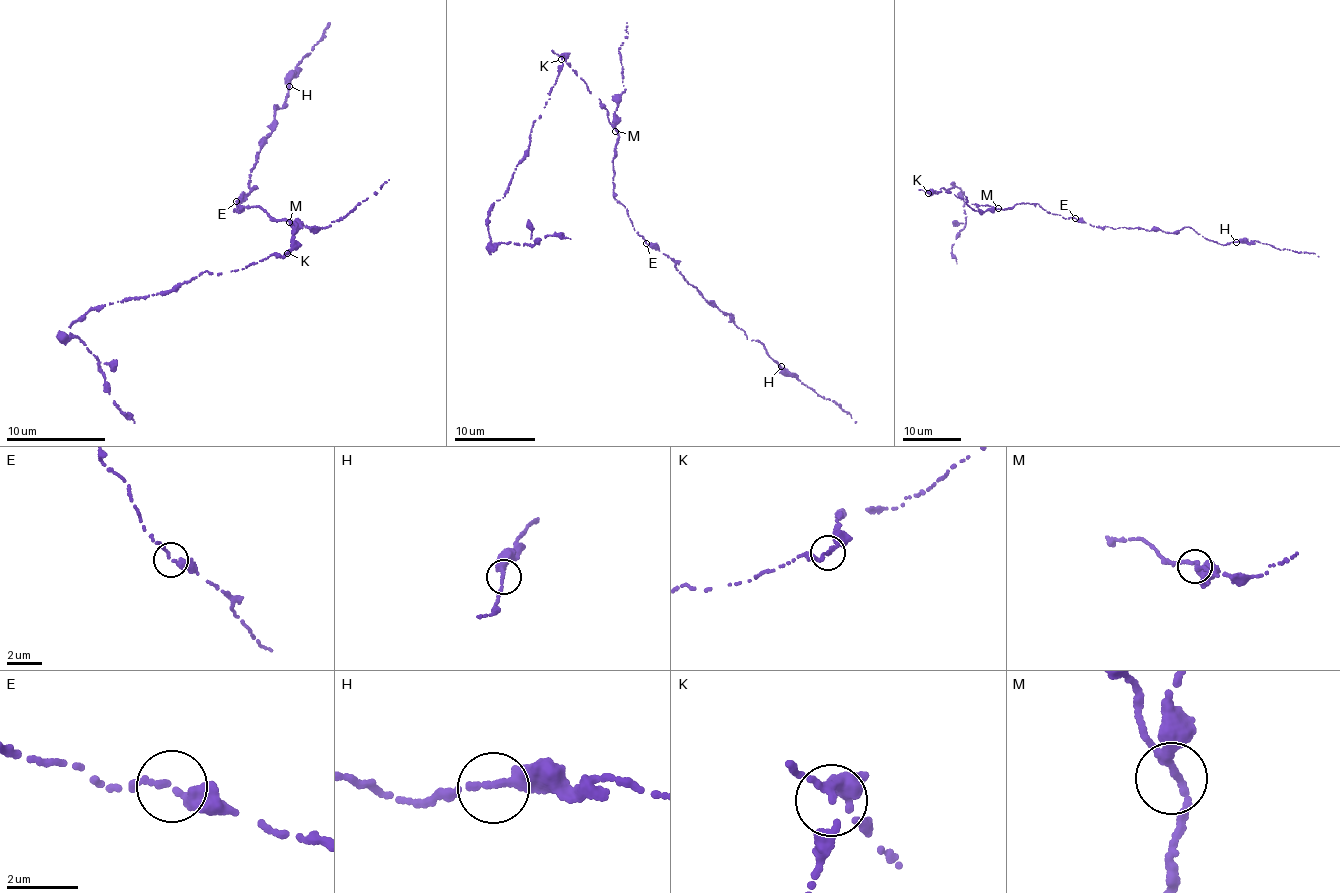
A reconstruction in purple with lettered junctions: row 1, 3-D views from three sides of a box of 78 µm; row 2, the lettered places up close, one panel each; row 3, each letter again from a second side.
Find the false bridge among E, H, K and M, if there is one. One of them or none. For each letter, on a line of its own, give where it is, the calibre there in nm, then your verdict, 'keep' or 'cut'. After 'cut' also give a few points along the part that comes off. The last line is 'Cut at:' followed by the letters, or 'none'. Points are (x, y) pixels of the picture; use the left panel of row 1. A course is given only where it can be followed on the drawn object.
E: place (236, 201); calibre 280 nm; keep
H: place (289, 86); calibre 200 nm; keep
K: place (287, 253); calibre 170 nm; cut; course (286, 252), (96, 306), (74, 322), (71, 332), (95, 357), (112, 402), (134, 423)
M: place (289, 222); calibre 200 nm; keep
Cut at: K

